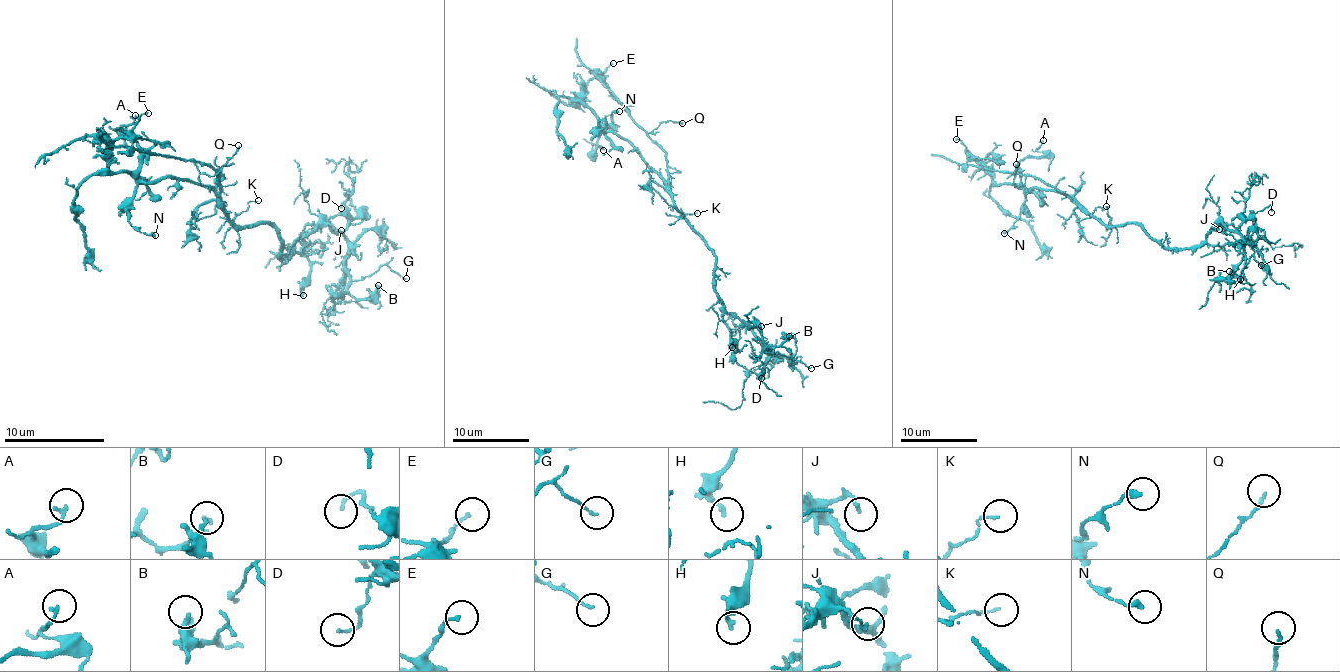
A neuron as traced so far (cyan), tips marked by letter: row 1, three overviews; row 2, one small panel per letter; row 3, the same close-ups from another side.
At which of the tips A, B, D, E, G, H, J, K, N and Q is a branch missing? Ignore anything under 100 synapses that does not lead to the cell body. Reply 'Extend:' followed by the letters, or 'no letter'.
Extend: no letter

